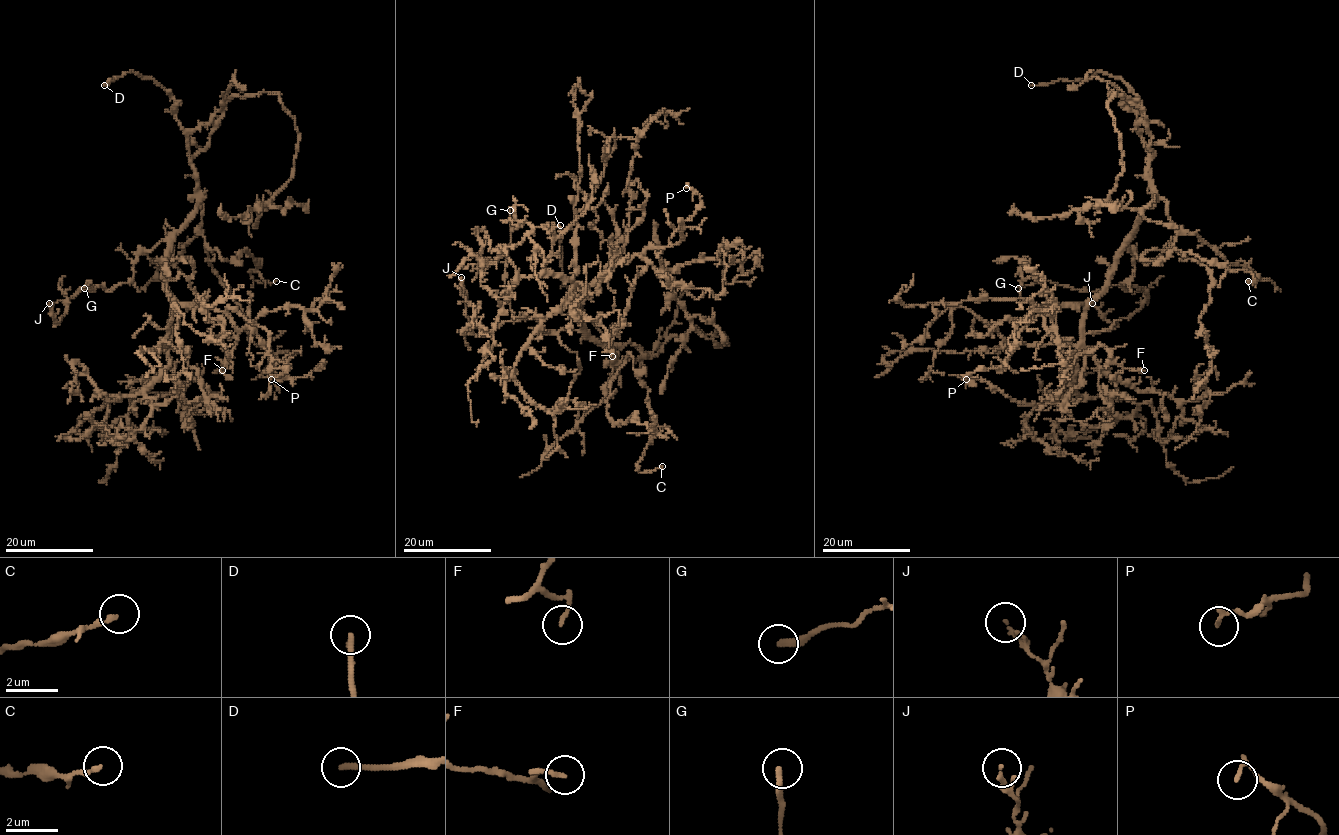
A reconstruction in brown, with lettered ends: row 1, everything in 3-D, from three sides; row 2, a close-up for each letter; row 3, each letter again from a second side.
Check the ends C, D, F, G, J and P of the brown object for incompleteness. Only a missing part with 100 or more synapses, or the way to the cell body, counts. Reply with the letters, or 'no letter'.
D

